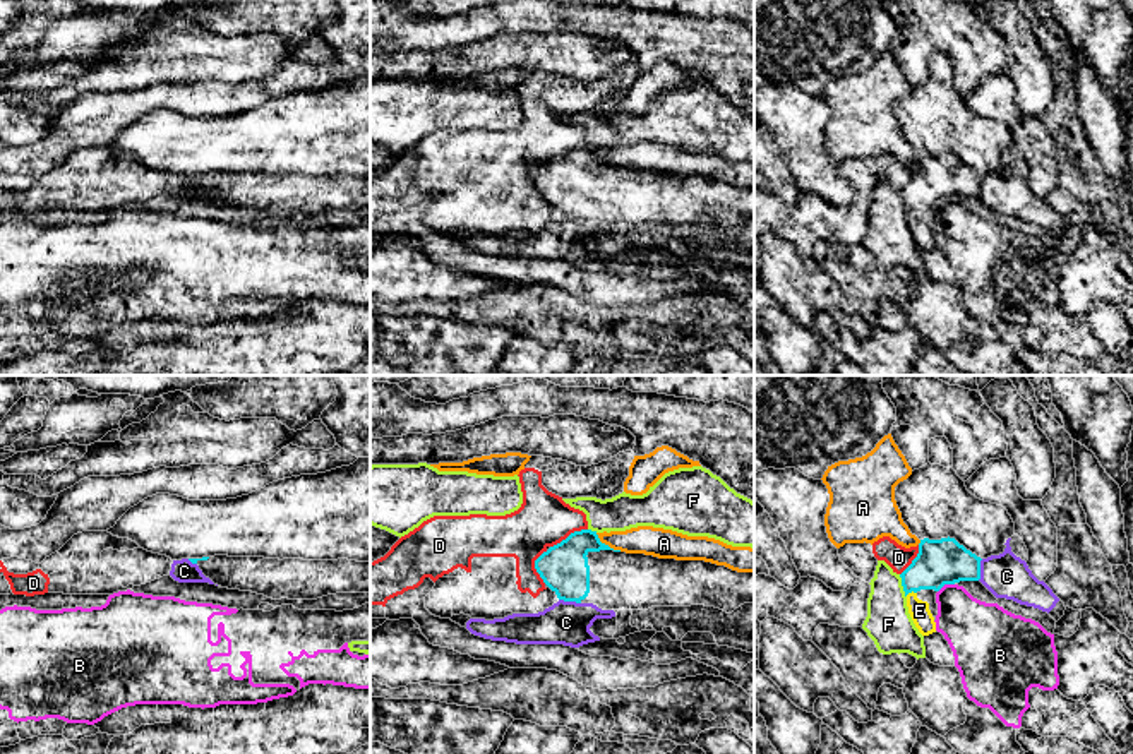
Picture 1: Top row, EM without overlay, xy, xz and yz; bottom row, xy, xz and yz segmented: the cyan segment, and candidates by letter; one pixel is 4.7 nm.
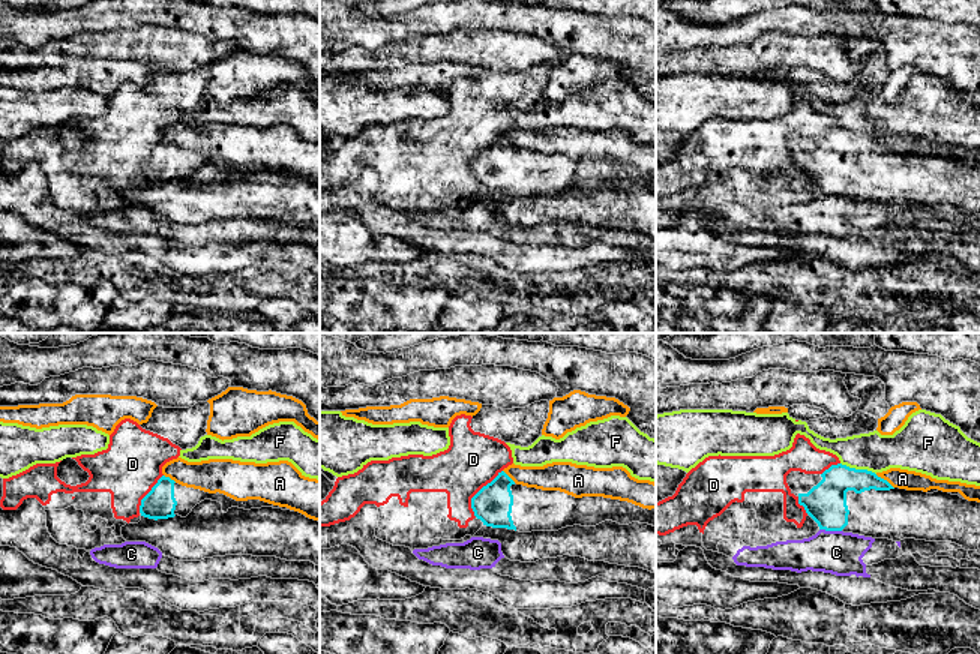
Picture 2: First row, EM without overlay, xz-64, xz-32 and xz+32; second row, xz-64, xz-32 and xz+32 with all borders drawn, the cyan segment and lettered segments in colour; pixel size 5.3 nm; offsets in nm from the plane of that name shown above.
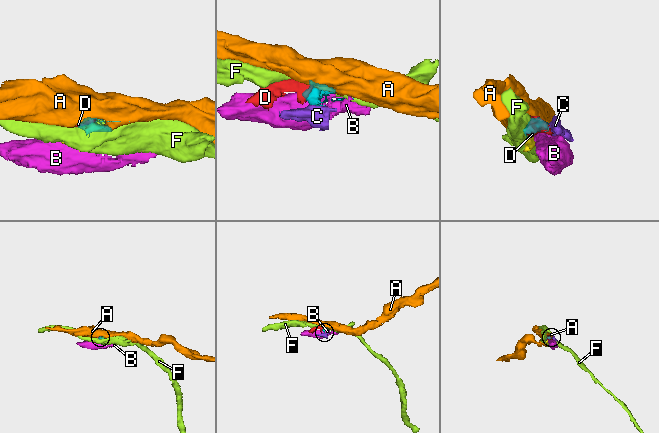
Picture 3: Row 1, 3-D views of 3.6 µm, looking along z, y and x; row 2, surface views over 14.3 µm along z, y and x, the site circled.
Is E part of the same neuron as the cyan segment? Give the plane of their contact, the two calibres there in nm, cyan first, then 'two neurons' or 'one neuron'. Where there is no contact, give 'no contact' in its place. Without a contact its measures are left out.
meets cyan in yz; 220 nm thick on the cyan side, 100 nm on the other; one neuron

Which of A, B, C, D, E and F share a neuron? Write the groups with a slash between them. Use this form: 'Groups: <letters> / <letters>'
Groups: A / B / C / D / E / F

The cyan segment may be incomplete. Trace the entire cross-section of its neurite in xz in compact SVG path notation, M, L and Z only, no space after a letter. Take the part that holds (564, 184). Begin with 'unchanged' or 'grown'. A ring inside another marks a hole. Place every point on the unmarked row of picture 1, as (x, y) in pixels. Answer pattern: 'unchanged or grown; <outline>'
grown; M591 146L574 147L550 163L535 177L535 185L559 216L593 219L602 226L704 221L732 230L744 219L754 219L754 188L737 188L704 177L626 170L602 159Z

